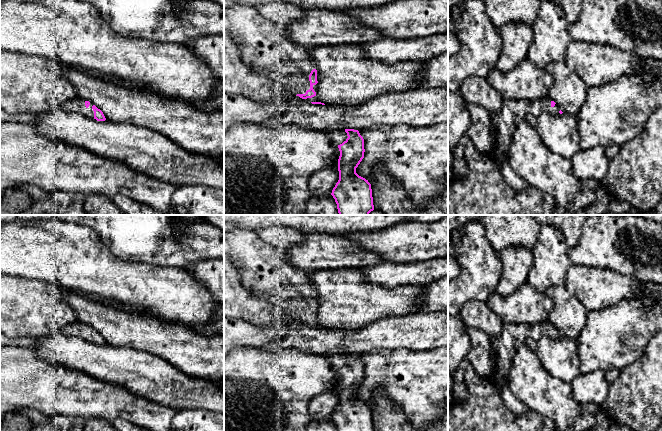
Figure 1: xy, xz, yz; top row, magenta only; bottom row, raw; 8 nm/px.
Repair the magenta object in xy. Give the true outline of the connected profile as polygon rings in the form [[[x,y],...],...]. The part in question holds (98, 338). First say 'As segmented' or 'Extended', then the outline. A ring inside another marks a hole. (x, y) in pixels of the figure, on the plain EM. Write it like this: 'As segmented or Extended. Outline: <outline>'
Extended. Outline: [[[76,321],[66,325],[60,329],[65,336],[75,336],[82,338],[87,342],[96,343],[97,345],[105,345],[106,342],[103,336],[91,326],[82,322]]]

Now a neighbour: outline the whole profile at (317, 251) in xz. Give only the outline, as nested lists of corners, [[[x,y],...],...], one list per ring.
[[[323,233],[303,235],[295,246],[282,252],[305,272],[356,269],[386,263],[378,253],[369,252],[343,236]]]

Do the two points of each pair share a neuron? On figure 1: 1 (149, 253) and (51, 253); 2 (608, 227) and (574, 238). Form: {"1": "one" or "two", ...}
{"1": "two", "2": "two"}

